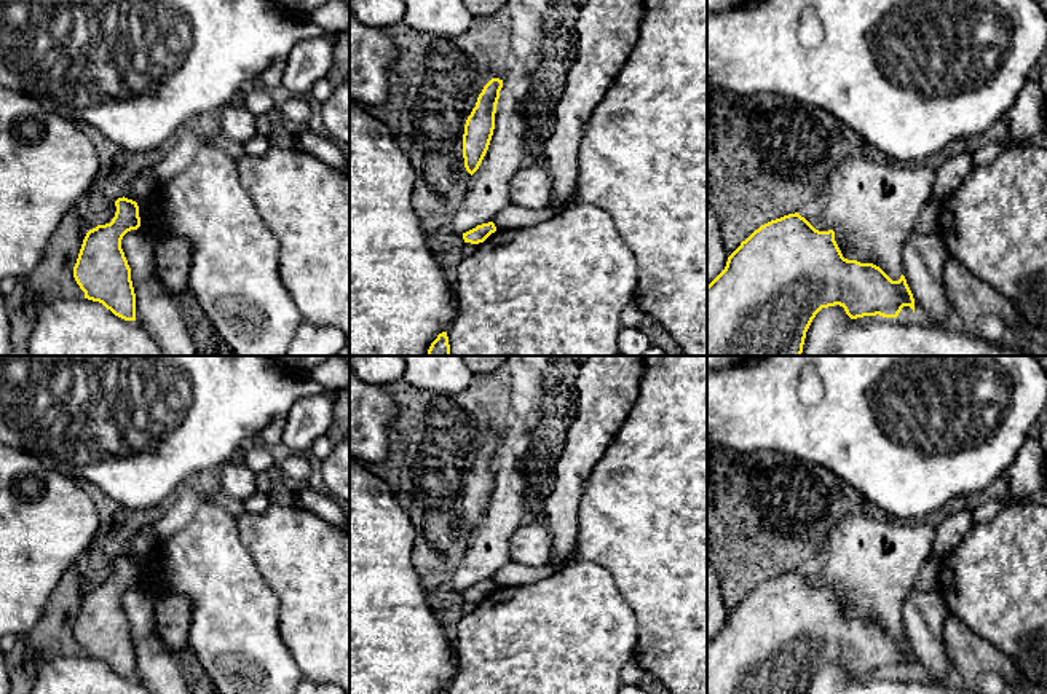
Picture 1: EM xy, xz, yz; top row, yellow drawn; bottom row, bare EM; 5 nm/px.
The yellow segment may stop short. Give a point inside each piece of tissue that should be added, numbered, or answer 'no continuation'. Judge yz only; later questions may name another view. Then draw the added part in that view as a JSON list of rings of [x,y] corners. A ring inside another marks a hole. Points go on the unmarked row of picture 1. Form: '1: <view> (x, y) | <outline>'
no continuation

